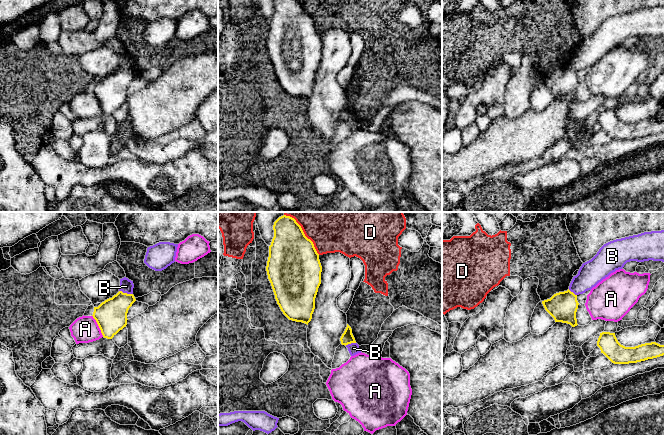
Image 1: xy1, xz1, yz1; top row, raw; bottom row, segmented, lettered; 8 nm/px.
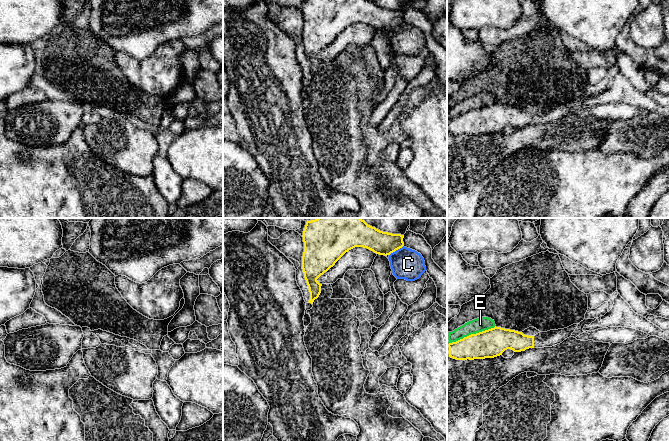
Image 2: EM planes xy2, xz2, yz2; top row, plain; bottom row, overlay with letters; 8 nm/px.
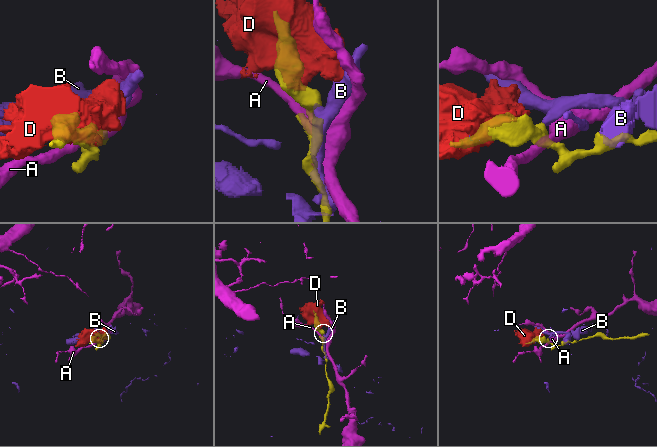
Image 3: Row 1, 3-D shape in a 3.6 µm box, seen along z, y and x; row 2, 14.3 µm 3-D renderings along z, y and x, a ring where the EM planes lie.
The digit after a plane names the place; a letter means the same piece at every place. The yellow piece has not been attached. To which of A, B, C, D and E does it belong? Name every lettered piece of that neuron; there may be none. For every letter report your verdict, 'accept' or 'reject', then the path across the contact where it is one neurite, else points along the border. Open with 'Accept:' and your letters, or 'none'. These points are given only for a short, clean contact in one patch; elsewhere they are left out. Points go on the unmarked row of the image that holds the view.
Accept: none
A: reject | along xy1 (92, 91), (103, 112)
B: reject | along xy1 (119, 66), (132, 70)
C: reject | along xz2 (403, 21), (389, 31)
D: reject
E: reject

